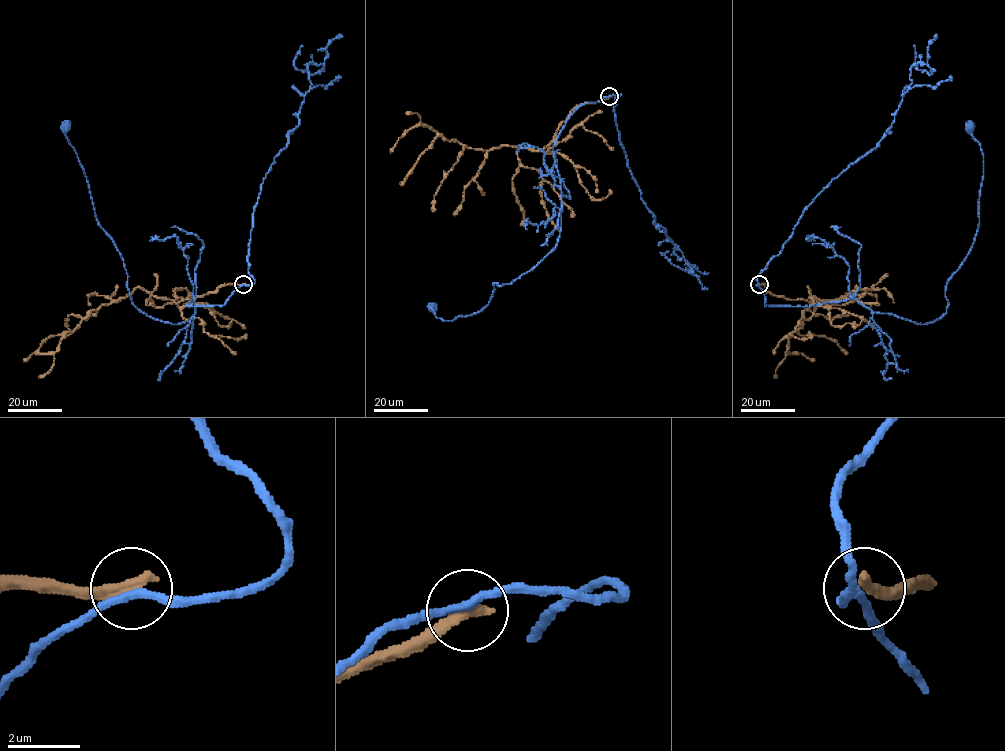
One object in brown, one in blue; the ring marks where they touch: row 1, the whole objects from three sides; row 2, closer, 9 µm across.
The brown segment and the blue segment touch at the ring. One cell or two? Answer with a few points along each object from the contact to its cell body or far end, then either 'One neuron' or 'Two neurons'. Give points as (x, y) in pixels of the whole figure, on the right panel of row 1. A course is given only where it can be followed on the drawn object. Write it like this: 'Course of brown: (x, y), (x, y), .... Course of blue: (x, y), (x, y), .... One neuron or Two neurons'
Course of brown: (759, 284), (774, 295), (812, 302), (808, 288), (812, 300), (789, 339), (787, 352), (815, 360). Course of blue: (759, 285), (764, 305), (854, 298), (876, 313), (938, 320), (979, 224), (984, 160), (969, 127). Two neurons

